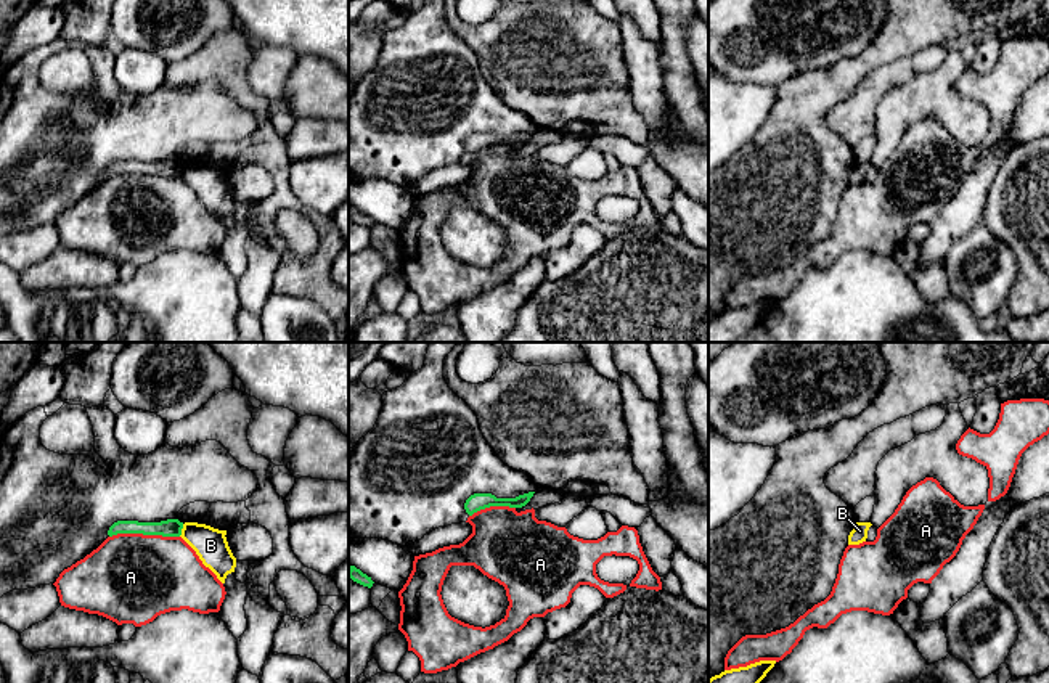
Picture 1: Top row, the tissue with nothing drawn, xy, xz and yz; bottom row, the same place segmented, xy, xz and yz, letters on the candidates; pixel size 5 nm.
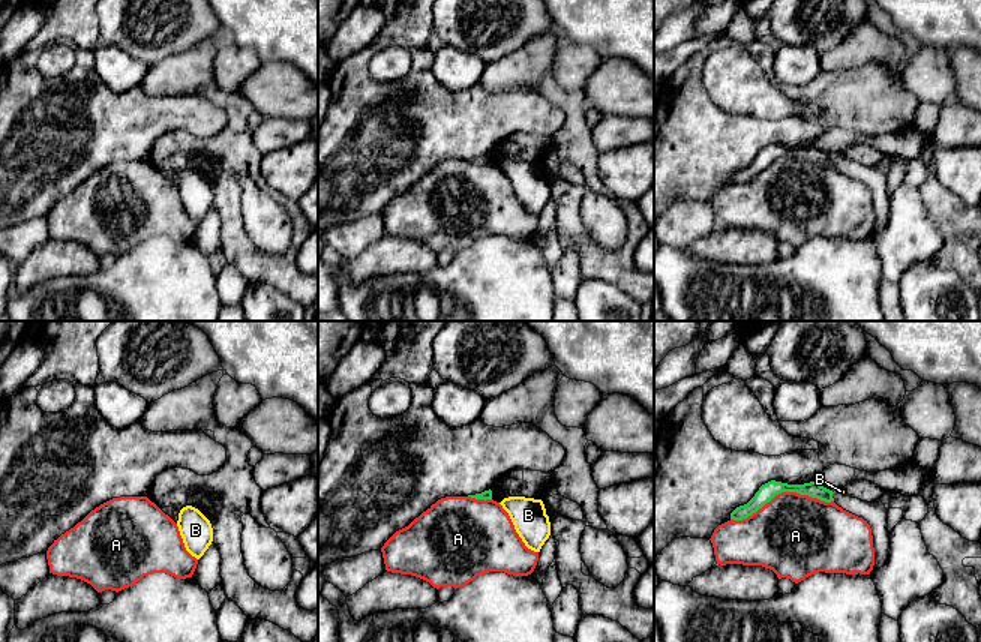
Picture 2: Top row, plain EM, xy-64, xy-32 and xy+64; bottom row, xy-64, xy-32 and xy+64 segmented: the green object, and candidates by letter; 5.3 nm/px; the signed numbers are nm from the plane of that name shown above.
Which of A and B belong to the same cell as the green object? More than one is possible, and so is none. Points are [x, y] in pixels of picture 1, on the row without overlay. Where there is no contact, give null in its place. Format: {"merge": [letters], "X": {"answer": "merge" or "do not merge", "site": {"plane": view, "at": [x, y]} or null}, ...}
{"merge": [], "A": {"answer": "do not merge", "site": {"plane": "xy", "at": [143, 174]}}, "B": {"answer": "do not merge", "site": {"plane": "xy", "at": [180, 171]}}}

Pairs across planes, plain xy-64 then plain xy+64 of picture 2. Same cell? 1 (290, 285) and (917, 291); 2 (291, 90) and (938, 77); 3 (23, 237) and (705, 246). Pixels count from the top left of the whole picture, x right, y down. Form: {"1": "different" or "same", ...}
{"1": "different", "2": "different", "3": "different"}

